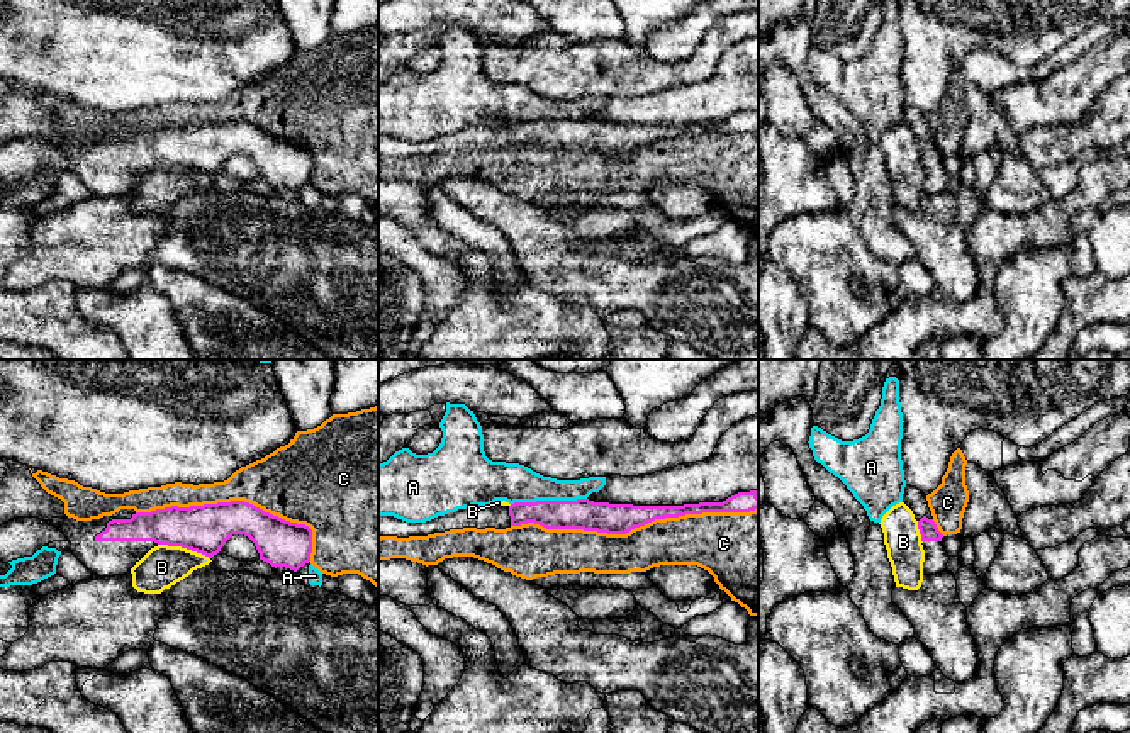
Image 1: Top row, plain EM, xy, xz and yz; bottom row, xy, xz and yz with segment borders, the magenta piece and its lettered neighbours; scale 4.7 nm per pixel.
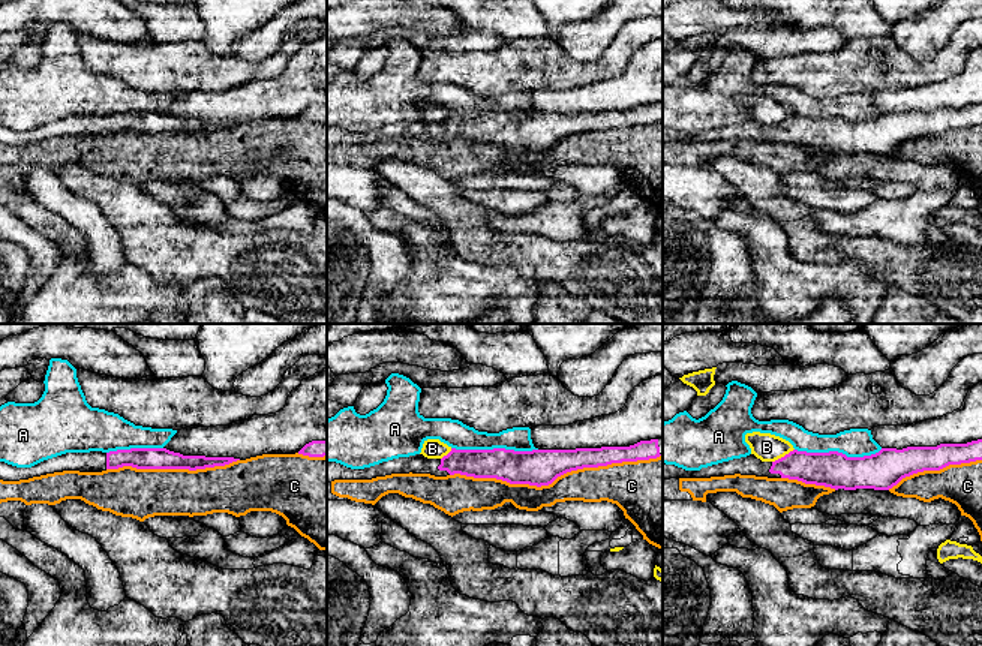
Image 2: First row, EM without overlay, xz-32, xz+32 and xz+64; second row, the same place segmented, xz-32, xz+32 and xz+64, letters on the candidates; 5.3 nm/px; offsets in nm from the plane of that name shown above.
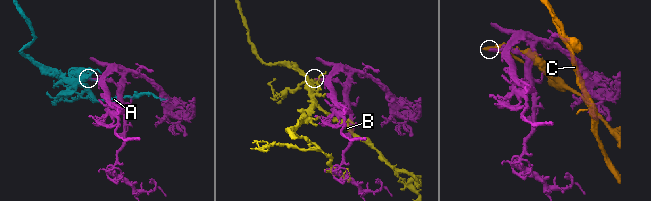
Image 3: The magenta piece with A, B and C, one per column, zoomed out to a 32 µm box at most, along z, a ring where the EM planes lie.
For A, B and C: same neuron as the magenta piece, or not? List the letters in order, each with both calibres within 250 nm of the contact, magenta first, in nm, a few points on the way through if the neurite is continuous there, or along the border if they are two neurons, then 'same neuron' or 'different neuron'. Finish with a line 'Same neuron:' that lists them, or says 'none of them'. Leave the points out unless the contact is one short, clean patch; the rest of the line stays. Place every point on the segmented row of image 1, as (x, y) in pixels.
A: 150 nm thick on the magenta side, 190 nm on the other; different neuron
B: 220 nm thick on the magenta side, 200 nm on the other; different neuron
C: 150 nm thick on the magenta side, 240 nm on the other; different neuron
Same neuron: none of them

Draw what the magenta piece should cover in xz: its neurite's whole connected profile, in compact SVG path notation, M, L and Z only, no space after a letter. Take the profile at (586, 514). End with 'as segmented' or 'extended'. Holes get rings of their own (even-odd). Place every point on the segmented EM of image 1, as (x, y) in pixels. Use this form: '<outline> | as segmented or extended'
M757 490L738 492L723 502L699 502L684 506L633 506L577 501L514 502L511 506L472 506L438 516L426 523L406 523L394 516L378 516L380 536L428 536L463 528L506 529L528 523L546 529L584 529L607 534L626 534L655 519L679 518L702 512L750 512L758 509Z | extended

